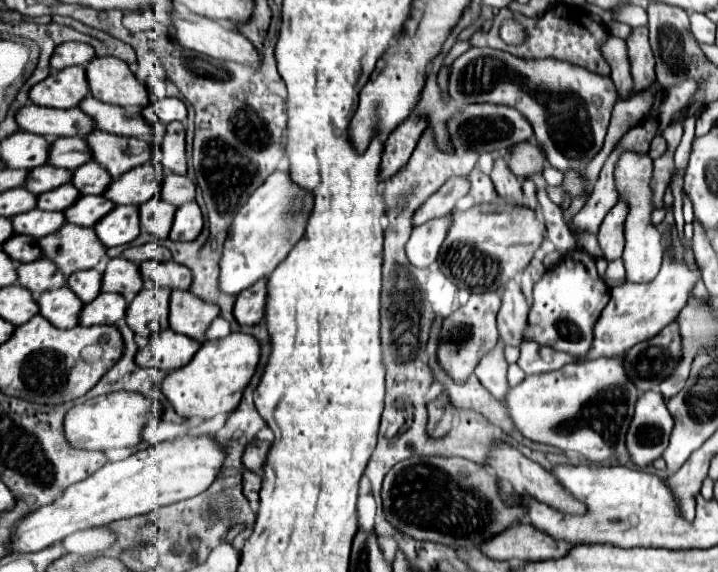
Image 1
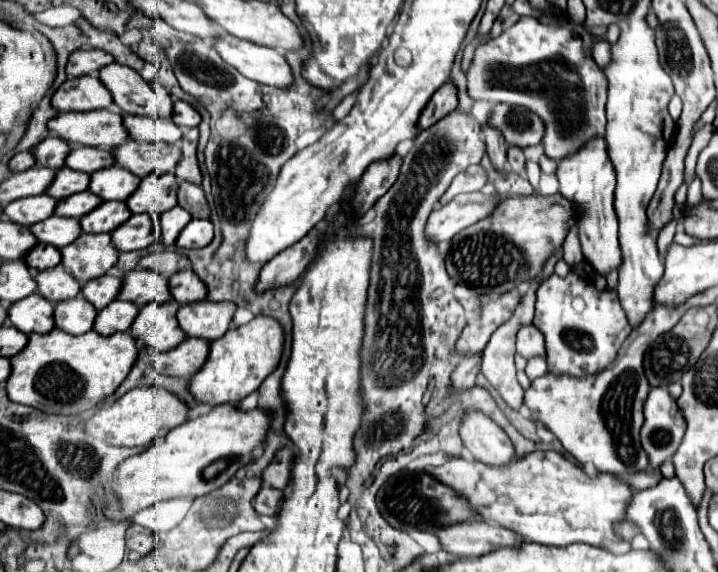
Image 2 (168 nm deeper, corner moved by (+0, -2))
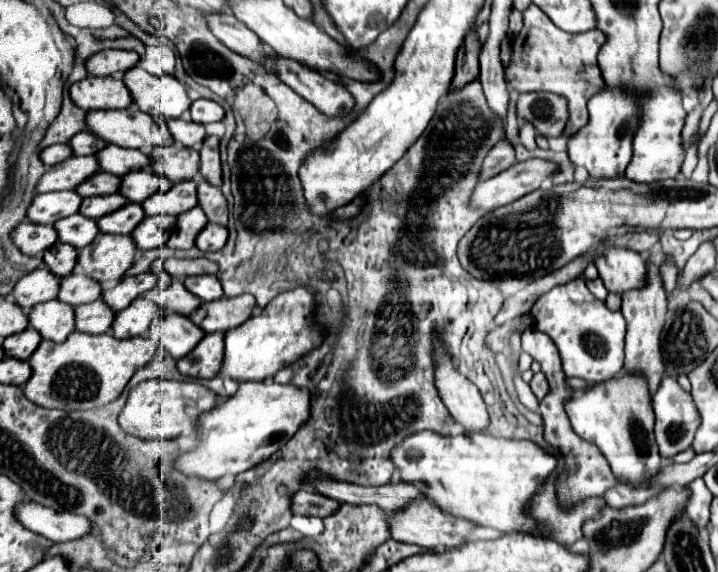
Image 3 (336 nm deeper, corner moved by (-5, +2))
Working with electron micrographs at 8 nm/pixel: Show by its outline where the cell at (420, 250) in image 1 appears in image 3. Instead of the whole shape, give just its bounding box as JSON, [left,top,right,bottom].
[472,159,558,211]

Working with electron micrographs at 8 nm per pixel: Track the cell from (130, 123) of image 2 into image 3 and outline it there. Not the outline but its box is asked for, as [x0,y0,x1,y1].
[168,119,206,147]

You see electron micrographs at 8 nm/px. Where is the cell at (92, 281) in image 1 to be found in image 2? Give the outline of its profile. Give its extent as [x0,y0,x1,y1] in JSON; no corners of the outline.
[81,275,121,309]

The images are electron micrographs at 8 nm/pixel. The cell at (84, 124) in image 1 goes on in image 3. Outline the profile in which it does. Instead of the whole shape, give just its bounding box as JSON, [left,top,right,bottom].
[86,105,174,153]

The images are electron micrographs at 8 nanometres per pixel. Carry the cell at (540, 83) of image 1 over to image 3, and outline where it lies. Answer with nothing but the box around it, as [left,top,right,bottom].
[506,5,606,135]

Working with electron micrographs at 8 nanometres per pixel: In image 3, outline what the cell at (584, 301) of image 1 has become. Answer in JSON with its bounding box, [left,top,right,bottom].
[532,279,626,383]

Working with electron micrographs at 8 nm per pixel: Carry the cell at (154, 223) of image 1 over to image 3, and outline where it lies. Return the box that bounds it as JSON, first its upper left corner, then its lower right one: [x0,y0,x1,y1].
[166,207,208,249]

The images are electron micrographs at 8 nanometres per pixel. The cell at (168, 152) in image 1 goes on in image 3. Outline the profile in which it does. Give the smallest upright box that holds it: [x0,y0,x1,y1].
[200,137,222,187]

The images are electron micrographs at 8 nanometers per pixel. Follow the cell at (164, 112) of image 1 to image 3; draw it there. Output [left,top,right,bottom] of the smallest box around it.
[190,99,224,123]

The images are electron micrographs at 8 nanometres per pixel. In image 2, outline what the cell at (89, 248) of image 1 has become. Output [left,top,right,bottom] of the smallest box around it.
[61,233,119,281]

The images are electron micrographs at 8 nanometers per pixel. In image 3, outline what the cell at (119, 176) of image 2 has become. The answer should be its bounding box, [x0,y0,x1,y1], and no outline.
[120,171,170,203]

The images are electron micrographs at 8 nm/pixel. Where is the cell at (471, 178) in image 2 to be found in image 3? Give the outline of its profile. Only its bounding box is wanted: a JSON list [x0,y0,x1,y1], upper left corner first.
[480,139,516,179]

